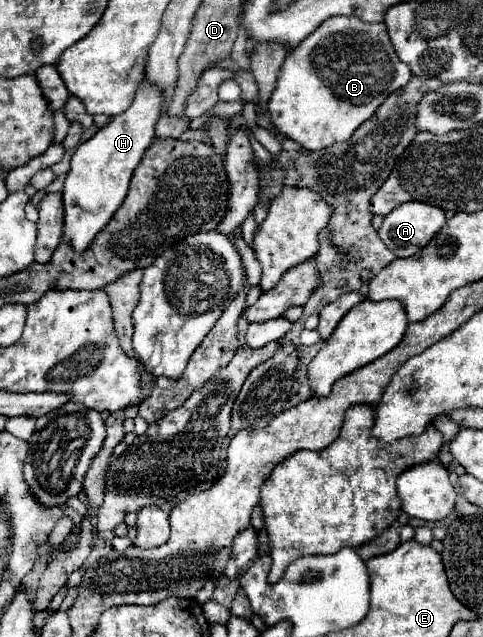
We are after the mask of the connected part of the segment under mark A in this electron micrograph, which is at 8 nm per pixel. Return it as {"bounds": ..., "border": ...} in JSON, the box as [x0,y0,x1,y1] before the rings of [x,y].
{"bounds":[379,202,445,258],"border":[[[405,202],[393,214],[387,214],[379,238],[397,258],[409,258],[425,248],[445,226],[445,212],[431,204]]]}

